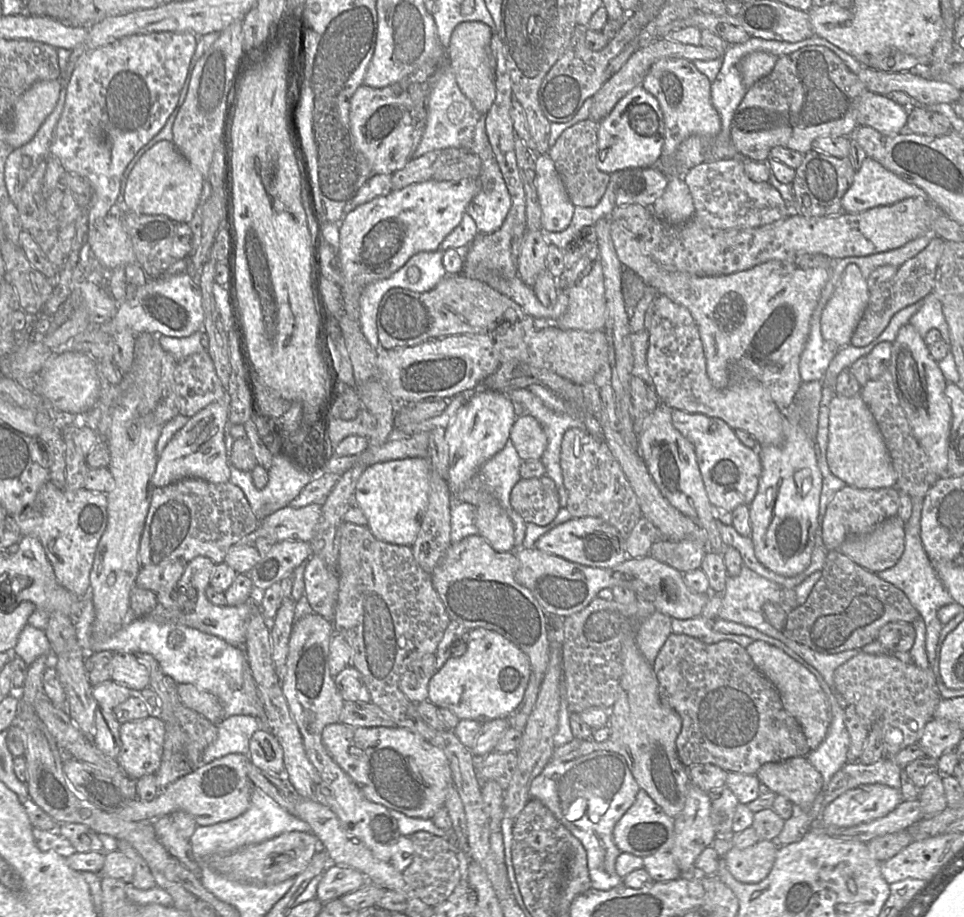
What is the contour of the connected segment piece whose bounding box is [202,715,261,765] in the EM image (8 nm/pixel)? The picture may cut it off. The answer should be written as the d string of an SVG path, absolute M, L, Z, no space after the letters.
M233 715L225 718L217 727L217 738L206 749L203 765L232 753L248 755L250 739L261 728L261 723L251 715Z

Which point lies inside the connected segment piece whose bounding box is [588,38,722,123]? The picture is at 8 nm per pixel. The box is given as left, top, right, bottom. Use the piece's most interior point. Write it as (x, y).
(632, 73)

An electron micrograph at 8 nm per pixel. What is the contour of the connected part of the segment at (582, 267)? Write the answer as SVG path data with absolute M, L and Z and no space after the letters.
M598 246L591 249L571 269L557 279L561 289L568 297L568 306L565 312L552 325L564 330L596 331L604 330L606 324L606 297L604 273Z

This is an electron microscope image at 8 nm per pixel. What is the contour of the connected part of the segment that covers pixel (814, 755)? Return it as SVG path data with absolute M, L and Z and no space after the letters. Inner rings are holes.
M809 663L809 668L816 674L817 680L826 694L830 709L831 721L827 734L819 746L806 756L808 762L818 771L822 778L822 791L814 801L814 820L819 818L822 806L823 791L827 788L832 776L847 763L850 738L844 724L845 709L842 708L822 675Z

